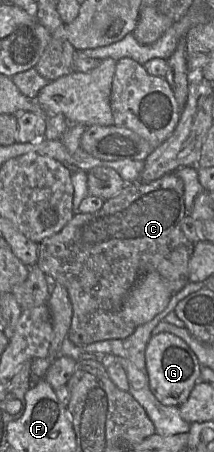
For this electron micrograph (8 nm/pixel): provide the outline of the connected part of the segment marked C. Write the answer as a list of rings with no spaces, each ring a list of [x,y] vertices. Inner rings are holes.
[[[170,172],[152,182],[127,183],[119,194],[117,194],[115,197],[105,200],[103,206],[99,210],[92,213],[76,212],[73,218],[60,232],[39,242],[37,261],[38,267],[46,275],[54,278],[55,282],[62,284],[68,292],[68,296],[72,305],[72,318],[67,337],[72,343],[77,346],[85,346],[98,341],[124,339],[130,336],[137,326],[135,326],[132,322],[126,322],[121,317],[121,310],[131,289],[145,274],[153,271],[158,272],[172,295],[182,290],[190,282],[189,261],[192,256],[195,243],[190,241],[181,229],[181,221],[186,214],[187,213],[184,203],[184,183],[175,172]]]

